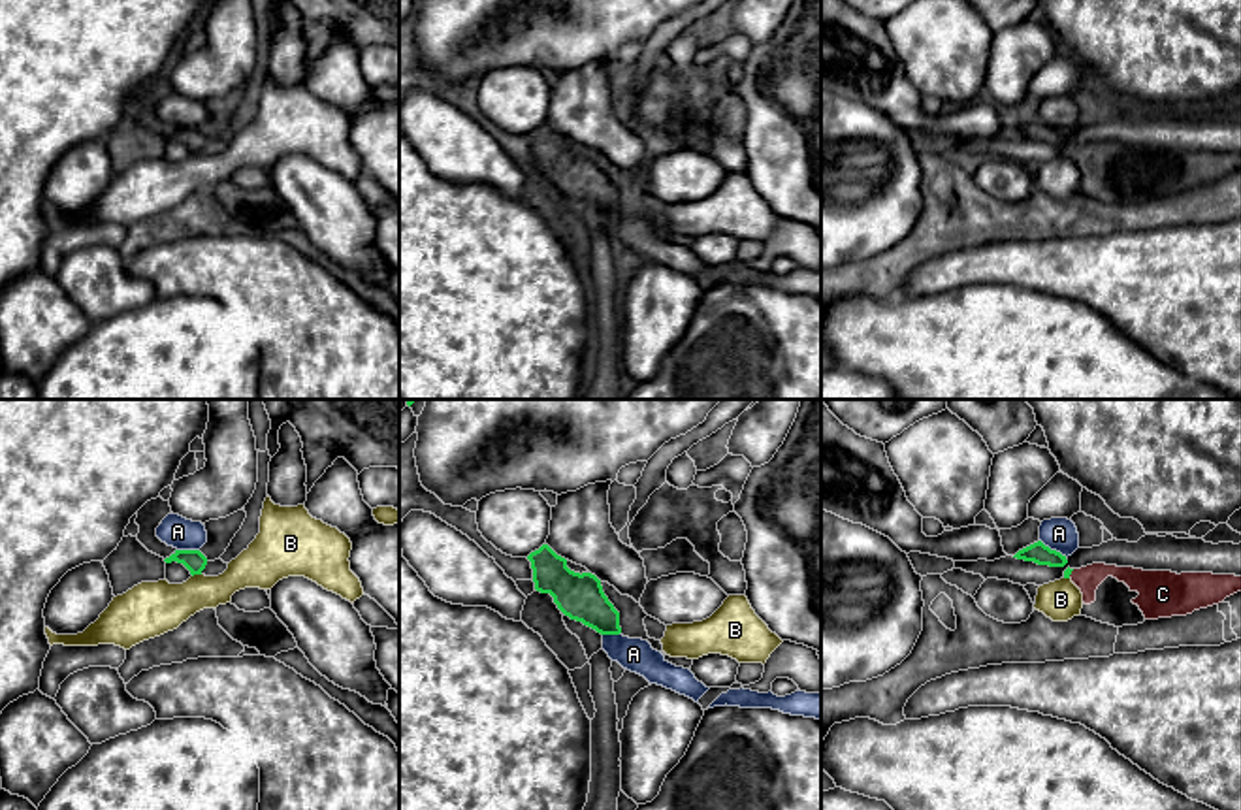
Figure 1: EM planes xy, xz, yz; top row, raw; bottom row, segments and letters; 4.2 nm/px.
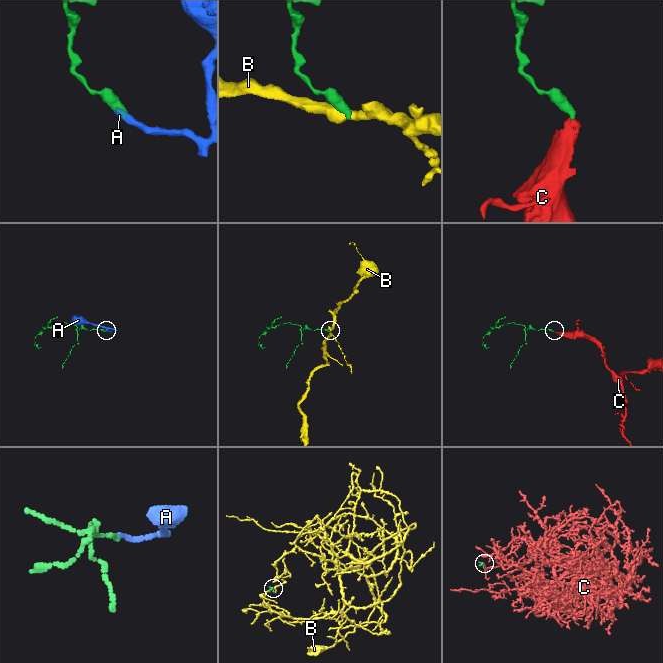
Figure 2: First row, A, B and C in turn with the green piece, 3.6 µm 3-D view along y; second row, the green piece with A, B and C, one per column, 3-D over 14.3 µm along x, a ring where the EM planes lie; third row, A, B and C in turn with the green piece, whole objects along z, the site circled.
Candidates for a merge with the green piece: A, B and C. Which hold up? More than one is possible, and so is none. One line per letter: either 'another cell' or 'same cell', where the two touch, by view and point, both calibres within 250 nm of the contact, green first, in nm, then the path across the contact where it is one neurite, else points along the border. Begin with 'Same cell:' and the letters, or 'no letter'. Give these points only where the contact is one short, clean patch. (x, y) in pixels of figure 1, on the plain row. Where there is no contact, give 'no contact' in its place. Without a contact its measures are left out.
Same cell: C
A: another cell; meets green in yz at (1053, 129); 90 nm thick on the green side, 140 nm on the other; border along yz (1040, 117), (1066, 134)
B: another cell; meets green in xy at (196, 151); 90 nm thick on the green side, 240 nm on the other; border along xy (200, 151), (193, 155)
C: same cell; meets green in yz at (1070, 151); 30 nm thick on the green side, 110 nm on the other; runs through yz (1068, 149), (1070, 151), (1087, 157)

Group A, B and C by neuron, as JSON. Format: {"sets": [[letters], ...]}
{"sets": [["A"], ["B"], ["C"]]}

